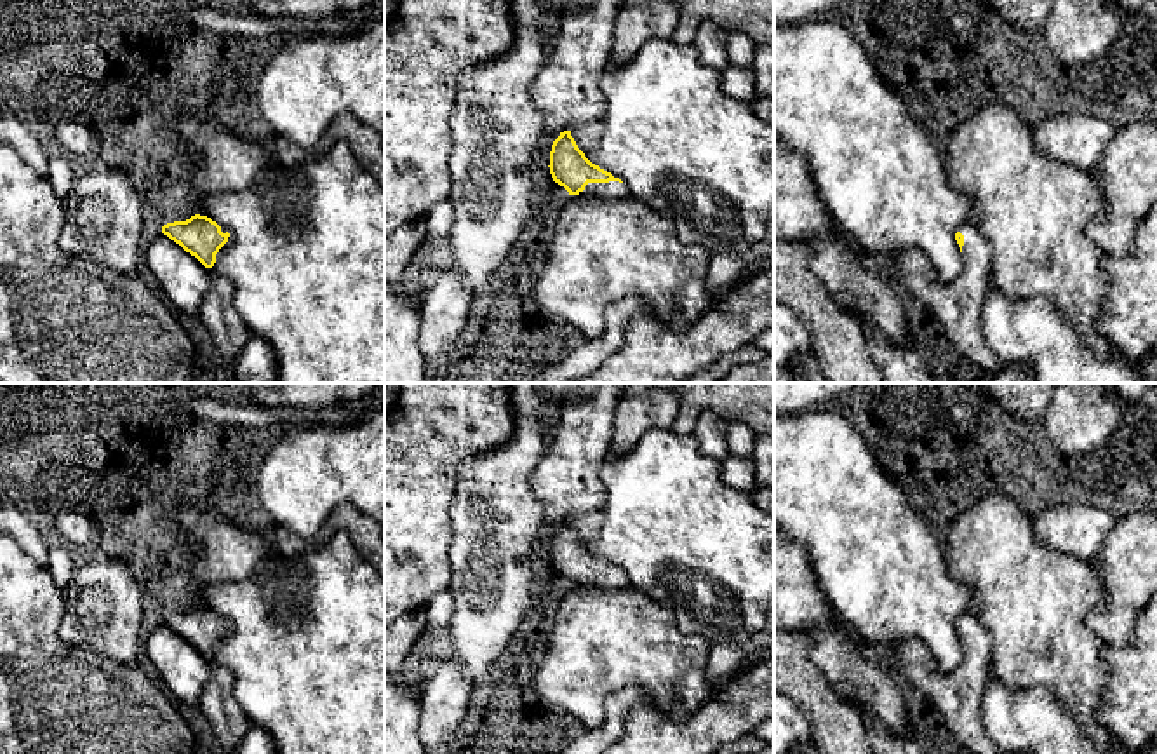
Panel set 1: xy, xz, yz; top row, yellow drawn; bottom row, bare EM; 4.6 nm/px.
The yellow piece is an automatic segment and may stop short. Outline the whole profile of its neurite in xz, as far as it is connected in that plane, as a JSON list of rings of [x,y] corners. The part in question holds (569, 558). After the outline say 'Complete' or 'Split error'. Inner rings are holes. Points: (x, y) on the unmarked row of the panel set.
[[[571,521],[560,522],[550,542],[550,564],[569,585],[619,590],[630,587],[628,576],[611,562],[592,554],[578,538]]]. Split error

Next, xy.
[[[200,604],[186,611],[167,613],[162,616],[162,623],[211,660],[211,677],[202,690],[198,705],[219,742],[235,749],[252,723],[233,695],[231,670],[214,658],[216,644],[228,632],[230,623]]]. Split error

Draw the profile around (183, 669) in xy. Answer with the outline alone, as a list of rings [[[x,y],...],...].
[[[157,625],[144,639],[143,651],[155,665],[165,690],[186,705],[198,705],[211,677],[211,660],[167,625]]]

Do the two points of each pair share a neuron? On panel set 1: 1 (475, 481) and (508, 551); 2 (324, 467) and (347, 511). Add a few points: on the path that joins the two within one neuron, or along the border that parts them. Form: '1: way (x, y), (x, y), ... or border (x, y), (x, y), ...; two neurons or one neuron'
1: way (493, 498), (494, 533); one neuron
2: border (366, 512), (341, 502), (317, 535); two neurons

